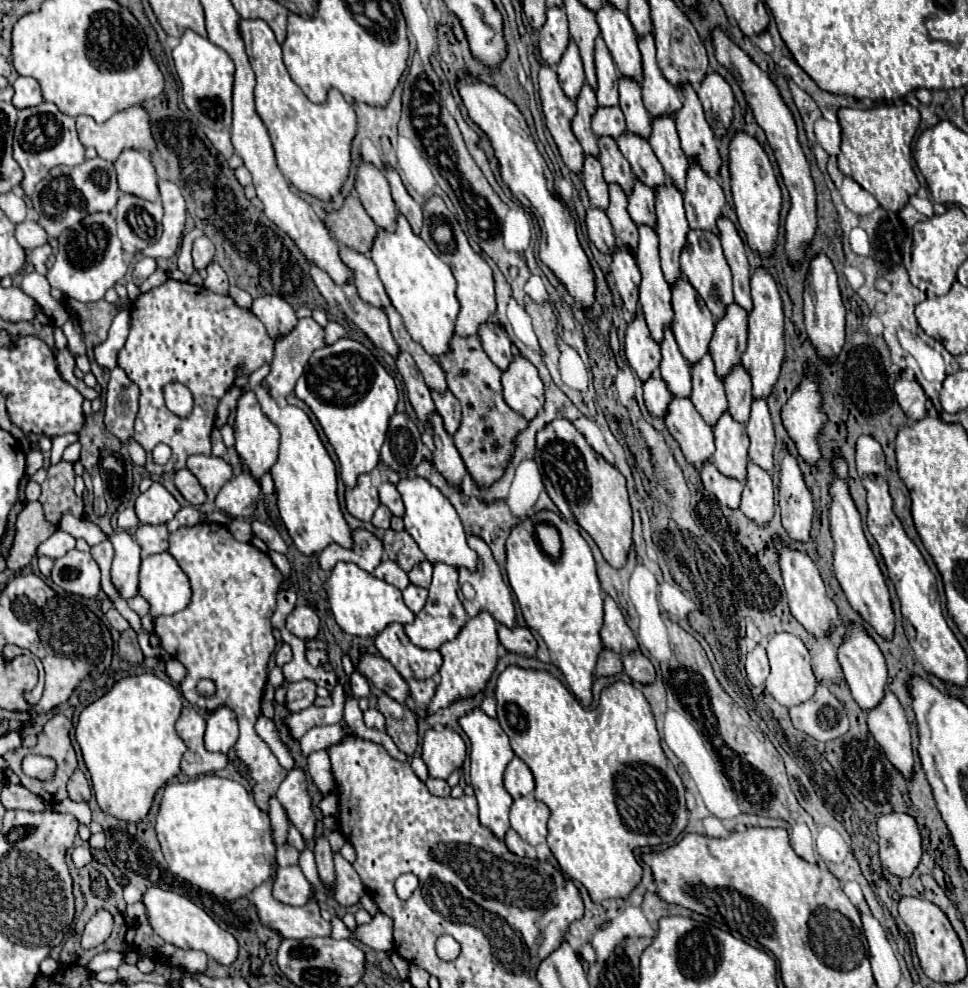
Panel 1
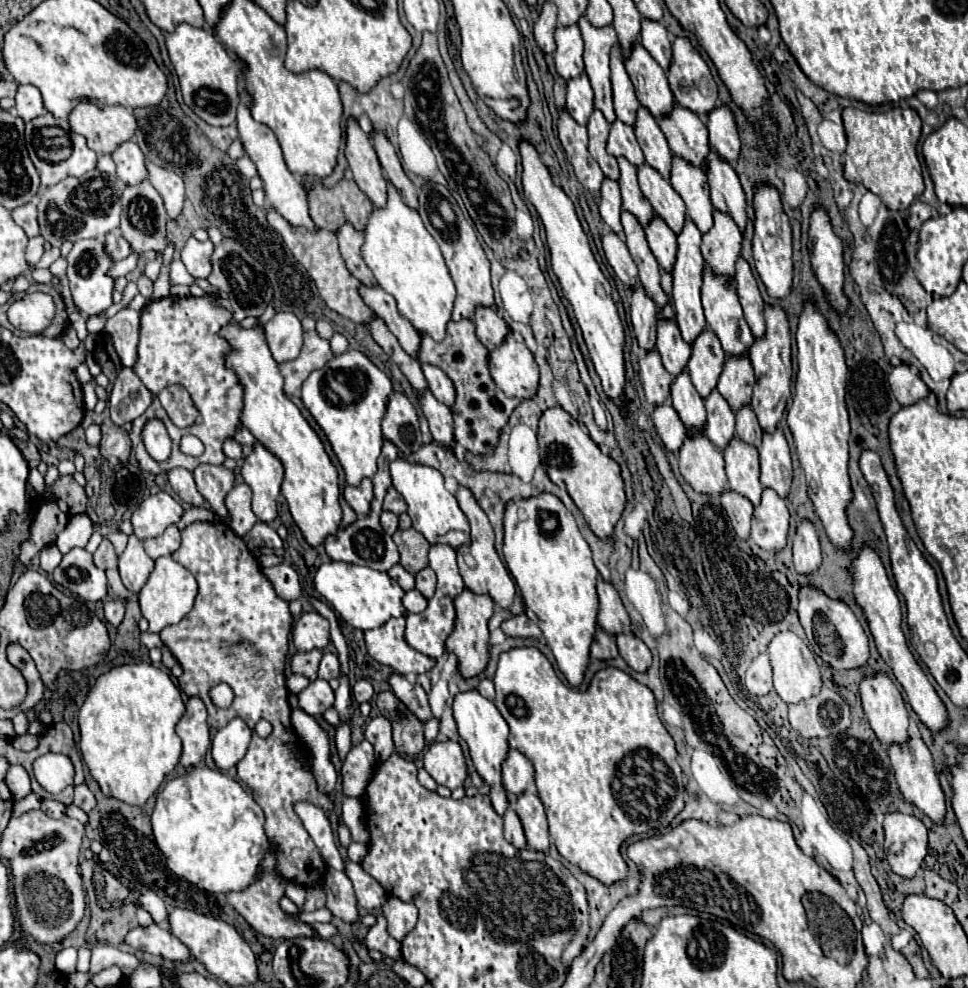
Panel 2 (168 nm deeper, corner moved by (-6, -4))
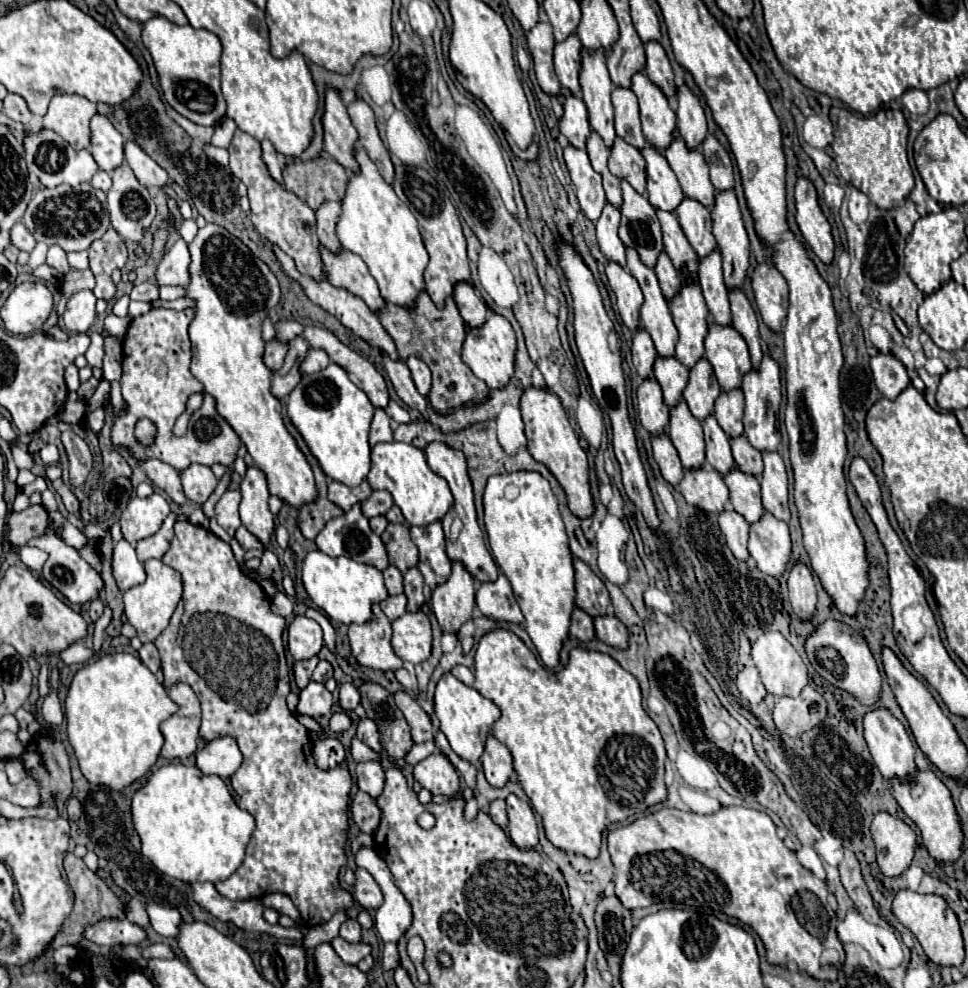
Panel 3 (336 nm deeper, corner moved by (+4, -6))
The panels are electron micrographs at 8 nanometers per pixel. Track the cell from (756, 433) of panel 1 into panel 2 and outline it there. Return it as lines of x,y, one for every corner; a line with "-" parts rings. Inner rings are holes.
774,429
774,433
766,433
762,437
760,451
760,481
764,487
776,489
780,497
786,497
792,483
792,465
790,465
790,449
782,429

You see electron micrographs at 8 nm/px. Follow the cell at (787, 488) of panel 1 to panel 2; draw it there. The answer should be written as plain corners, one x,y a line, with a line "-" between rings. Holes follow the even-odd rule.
802,519
796,527
796,535
792,541
794,549
794,565
796,571
808,575
820,565
820,541
818,531
810,519

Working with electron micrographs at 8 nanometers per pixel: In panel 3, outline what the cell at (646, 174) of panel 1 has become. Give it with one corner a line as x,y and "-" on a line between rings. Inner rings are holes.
656,211
656,215
662,223
666,255
672,259
672,263
678,271
688,271
688,275
692,275
692,279
698,281
698,255
690,247
676,215
668,213
668,211

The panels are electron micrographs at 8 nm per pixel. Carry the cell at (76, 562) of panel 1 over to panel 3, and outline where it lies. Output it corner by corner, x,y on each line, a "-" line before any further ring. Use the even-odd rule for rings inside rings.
50,535
50,537
36,537
36,539
30,541
30,545
36,545
36,547
44,549
44,551
50,555
48,561
44,563
42,577
44,577
52,587
56,587
70,603
84,605
84,603
88,603
88,601
92,601
92,599
98,597
100,589
104,587
102,577
100,577
100,573
98,573
94,567
90,567
90,565
78,555
78,551
76,551
74,547
64,545
56,535

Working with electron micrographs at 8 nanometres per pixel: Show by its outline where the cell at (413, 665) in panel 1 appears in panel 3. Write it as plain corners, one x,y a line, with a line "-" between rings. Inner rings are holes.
376,603
372,605
372,611
374,611
374,619
362,625
352,623
348,629
352,655
358,659
362,667
396,671
402,667
402,659
394,653
390,645
392,623

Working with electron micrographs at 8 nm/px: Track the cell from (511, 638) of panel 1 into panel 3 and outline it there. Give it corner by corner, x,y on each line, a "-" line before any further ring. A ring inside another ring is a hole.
502,573
498,575
496,581
480,583
480,587
476,591
476,605
490,619
524,623
524,615
514,599
510,581

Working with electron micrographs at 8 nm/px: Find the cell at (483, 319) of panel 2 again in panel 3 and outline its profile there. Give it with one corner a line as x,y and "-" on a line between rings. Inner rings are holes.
468,281
456,283
454,301
458,305
458,311
460,311
462,319
470,327
480,327
484,323
484,319
486,319
486,303
478,295
478,291
472,287
472,283
468,283

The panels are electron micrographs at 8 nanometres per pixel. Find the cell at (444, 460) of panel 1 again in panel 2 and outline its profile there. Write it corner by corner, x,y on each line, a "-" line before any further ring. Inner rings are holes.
426,389
424,397
420,399
420,407
424,411
424,417
430,423
430,431
434,441
438,441
438,445
450,445
454,443
454,419
452,413
446,405
442,405
440,401
434,399
434,395

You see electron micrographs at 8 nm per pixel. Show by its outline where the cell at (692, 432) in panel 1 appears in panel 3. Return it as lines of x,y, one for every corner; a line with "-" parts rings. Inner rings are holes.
710,467
686,471
684,479
678,485
678,491
684,495
688,505
700,507
714,515
720,515
730,501
724,479

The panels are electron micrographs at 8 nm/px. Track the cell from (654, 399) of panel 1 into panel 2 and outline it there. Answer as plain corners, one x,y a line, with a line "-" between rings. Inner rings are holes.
666,403
666,405
656,405
654,407
654,413
652,413
652,421
654,421
654,427
662,439
662,443
678,453
682,441
686,439
686,427
682,425
682,419
678,417
676,409

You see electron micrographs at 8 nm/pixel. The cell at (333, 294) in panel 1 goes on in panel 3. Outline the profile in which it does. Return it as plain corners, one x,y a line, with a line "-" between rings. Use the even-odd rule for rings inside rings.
236,129
234,139
228,147
230,153
230,169
232,175
238,177
248,187
248,199
250,199
250,211
252,211
252,223
258,229
262,237
276,243
286,255
290,255
296,261
296,267
300,273
312,277
312,279
324,279
322,275
322,259
318,253
318,237
316,237
316,219
314,211
304,203
302,197
288,191
282,183
276,183
268,175
268,167
264,167
262,161
262,149
260,143

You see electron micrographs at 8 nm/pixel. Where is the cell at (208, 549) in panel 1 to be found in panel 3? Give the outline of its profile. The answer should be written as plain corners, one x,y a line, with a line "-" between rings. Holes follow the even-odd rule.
188,521
174,525
174,539
162,563
176,569
184,581
184,595
170,625
158,635
154,645
162,657
164,687
172,687
182,681
188,683
202,705
200,737
212,741
216,737
230,735
236,739
244,761
232,775
232,789
240,797
238,807
254,815
256,829
246,847
242,867
228,879
214,883
216,891
232,901
260,899
268,893
288,895
300,911
302,927
318,927
332,919
336,911
346,911
354,905
352,893
340,887
340,869
346,865
346,839
348,839
348,795
352,789
352,777
346,763
336,769
322,771
312,757
312,745
308,731
288,711
286,697
290,693
290,675
284,657
282,633
286,627
284,617
270,611
270,599
256,579
244,575
234,559
228,543
218,539
212,531
206,531
-
238,619
248,627
234,627
226,623

